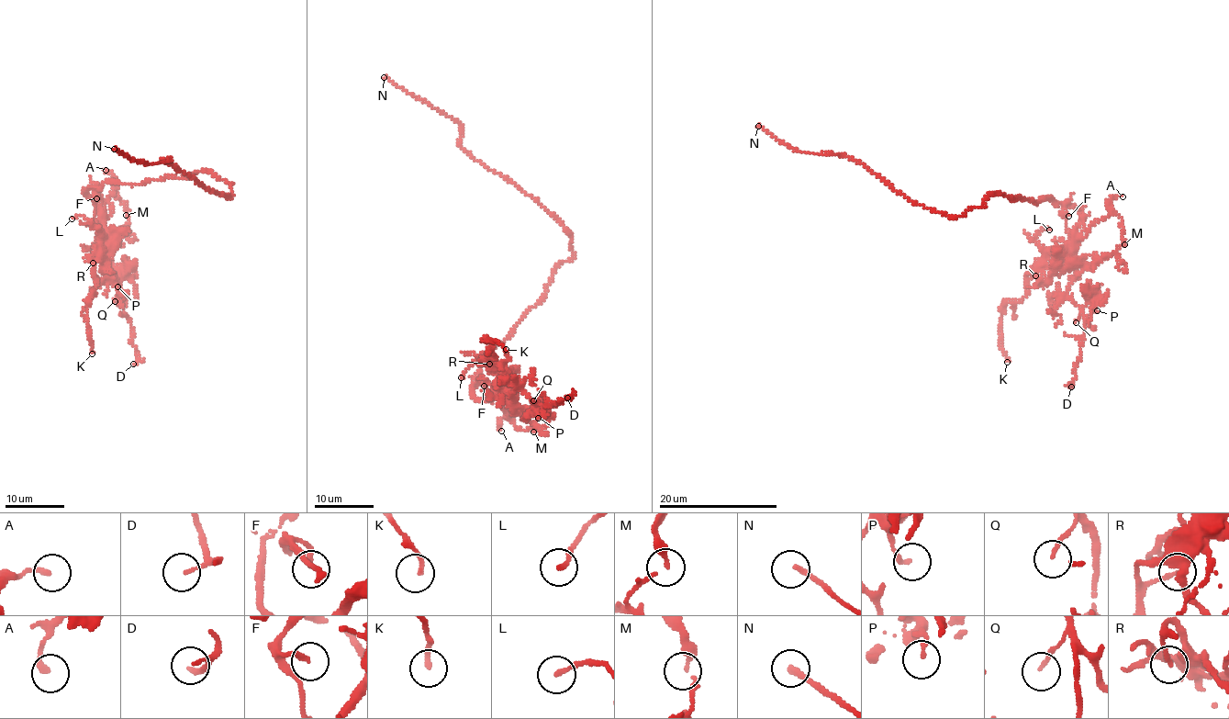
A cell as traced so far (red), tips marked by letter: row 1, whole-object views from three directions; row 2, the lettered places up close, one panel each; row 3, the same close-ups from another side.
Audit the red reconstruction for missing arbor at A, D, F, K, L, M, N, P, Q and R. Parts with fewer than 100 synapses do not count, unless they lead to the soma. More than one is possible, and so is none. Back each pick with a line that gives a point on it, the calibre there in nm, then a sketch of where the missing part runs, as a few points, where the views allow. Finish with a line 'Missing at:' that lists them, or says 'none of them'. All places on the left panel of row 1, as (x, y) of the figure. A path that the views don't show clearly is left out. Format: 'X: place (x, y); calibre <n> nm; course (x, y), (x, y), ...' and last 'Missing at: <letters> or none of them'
N: place (114, 149); calibre 220 nm; course (114, 149), (107, 140), (109, 137), (94, 121), (89, 120)
Missing at: N

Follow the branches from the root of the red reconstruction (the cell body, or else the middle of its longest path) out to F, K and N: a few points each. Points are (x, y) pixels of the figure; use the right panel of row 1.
F: (1011, 199), (1027, 198), (1033, 203), (1052, 197), (1073, 206), (1081, 218), (1071, 240), (1062, 214), (1068, 216)
K: (1011, 199), (1052, 197), (1081, 218), (1061, 255), (1027, 273), (1027, 295), (1005, 303), (1007, 362)
N: (1011, 199), (988, 195), (983, 206), (946, 216), (915, 204), (844, 154), (795, 151), (758, 126)

